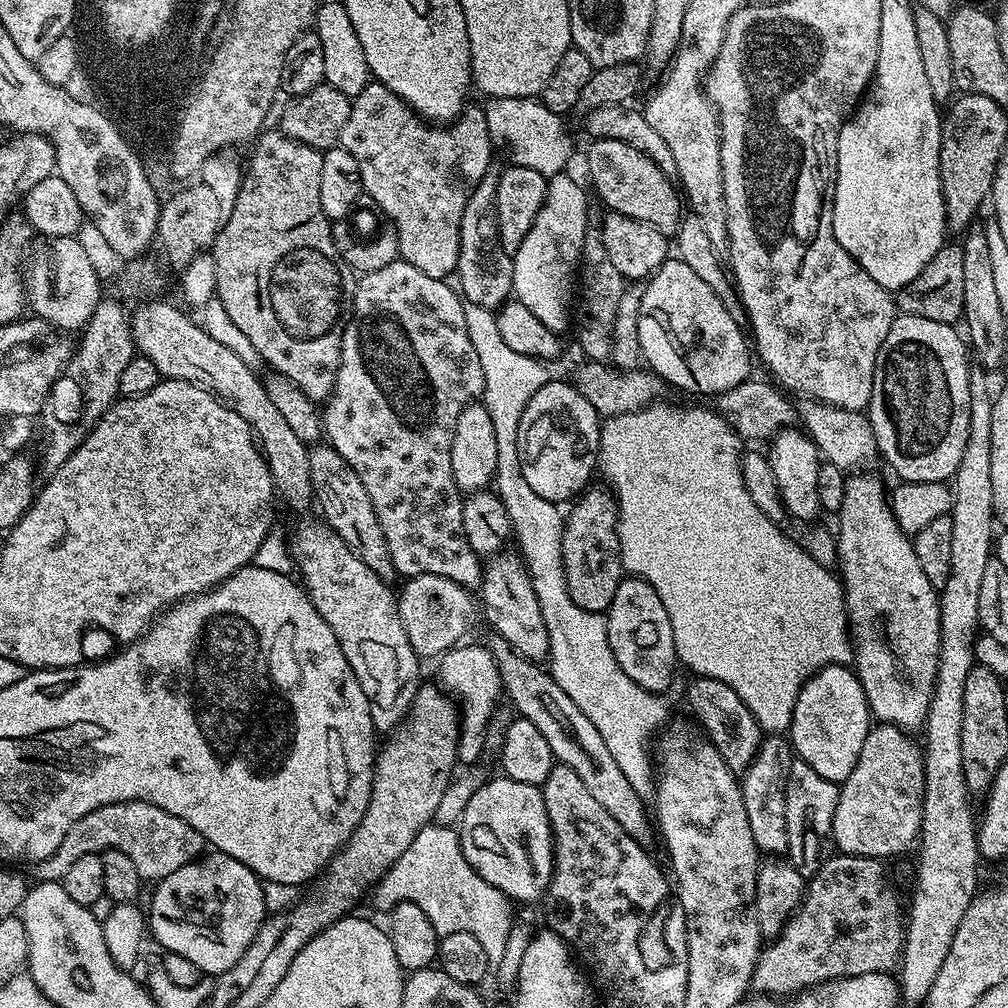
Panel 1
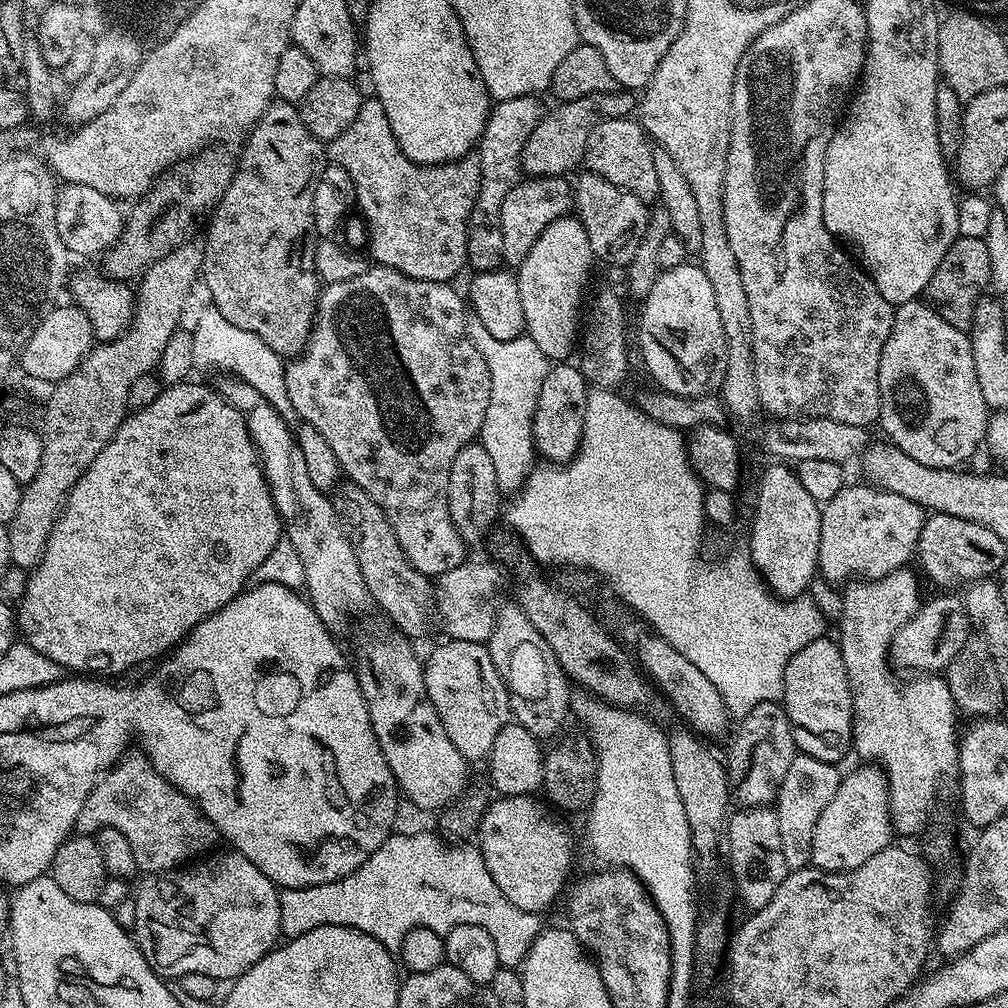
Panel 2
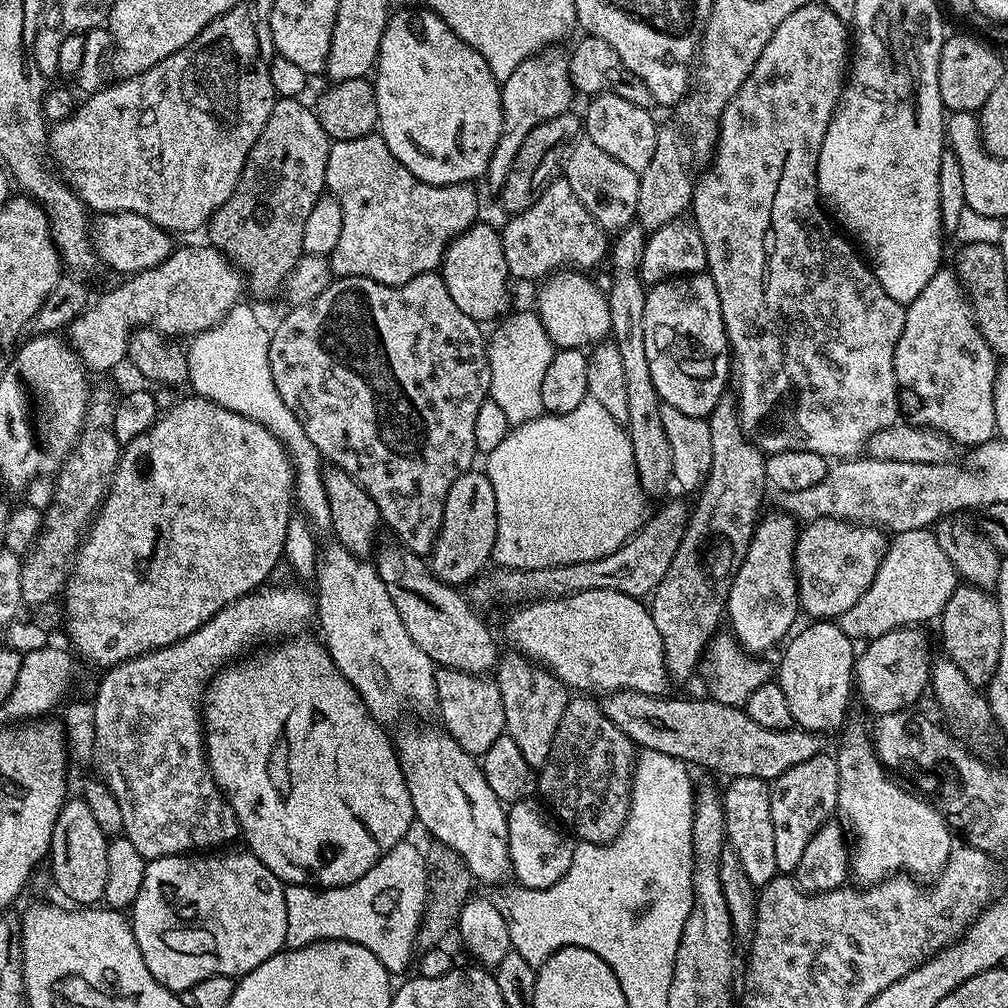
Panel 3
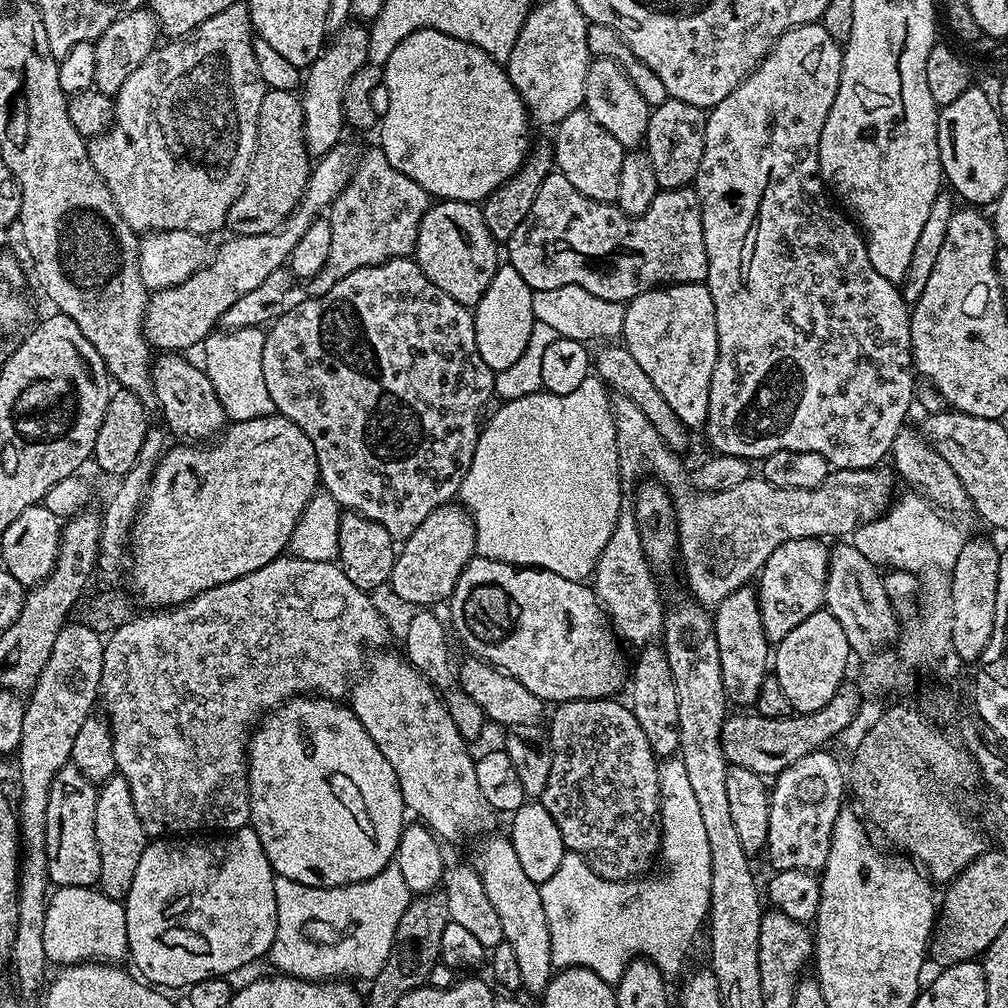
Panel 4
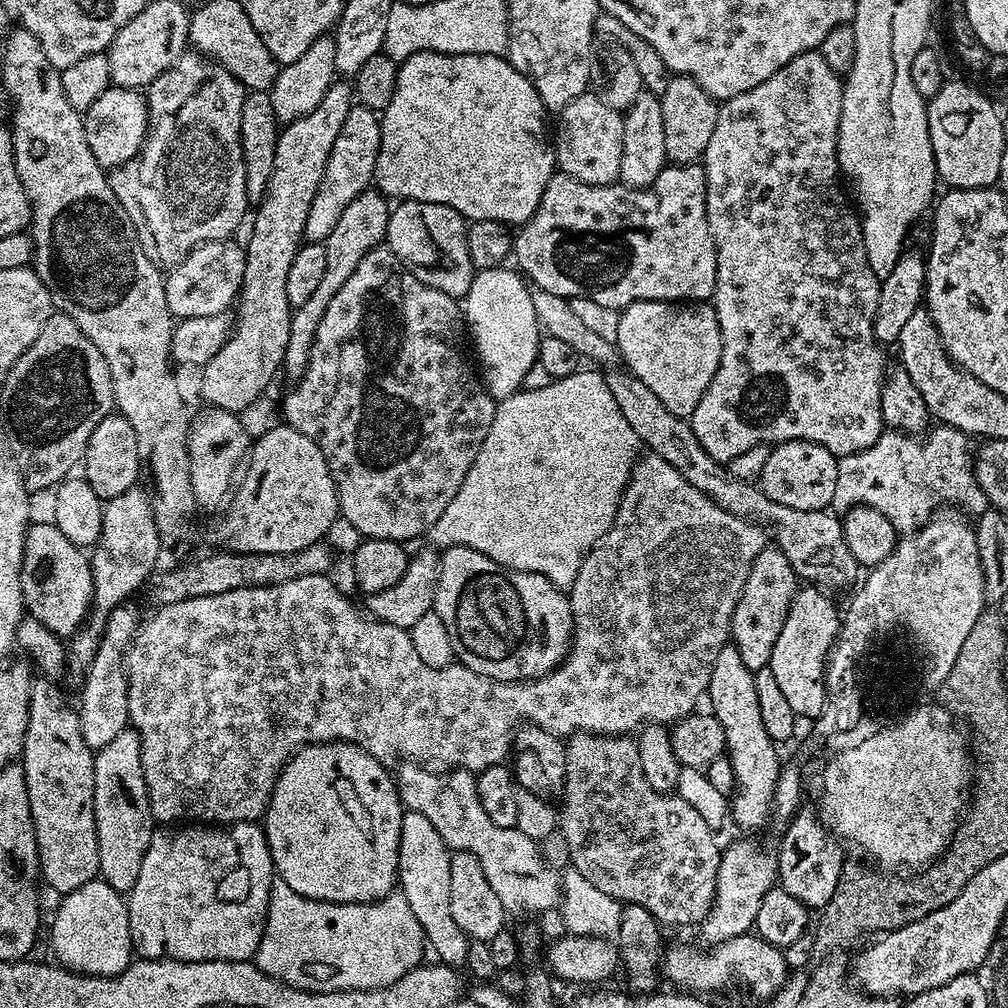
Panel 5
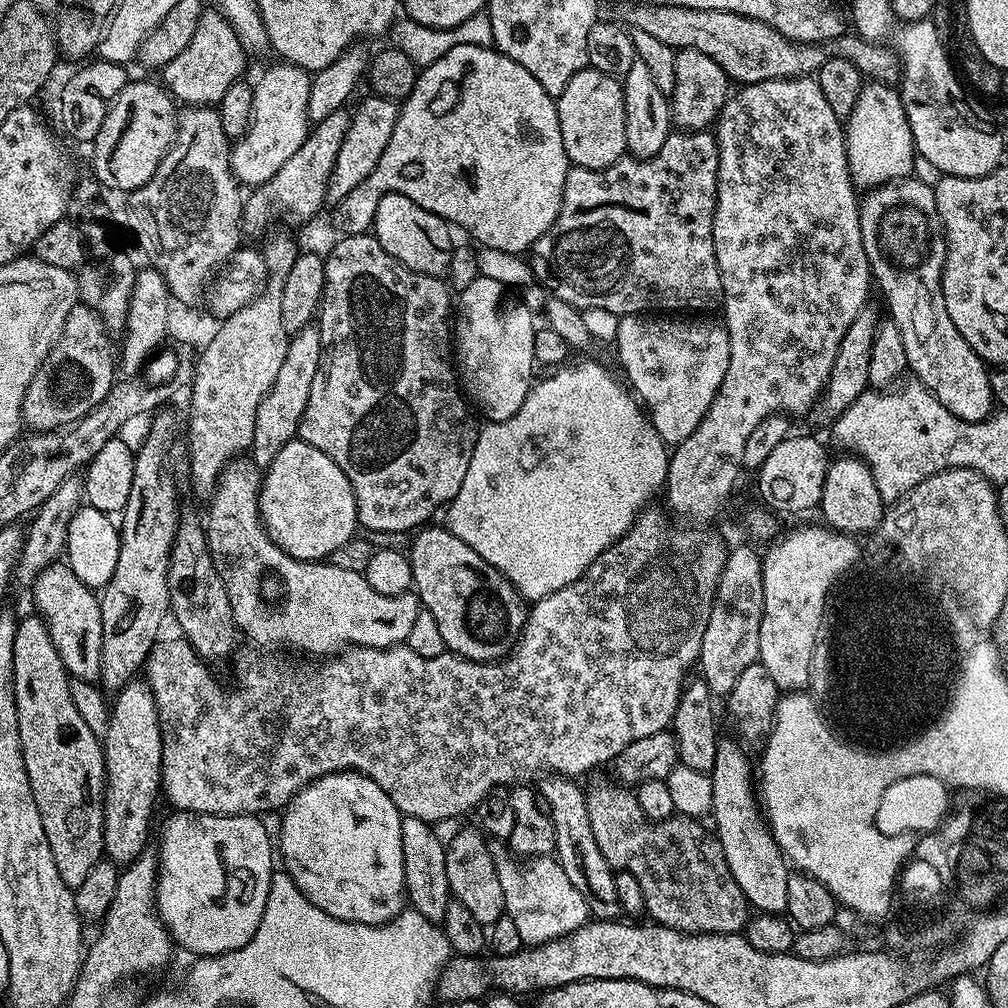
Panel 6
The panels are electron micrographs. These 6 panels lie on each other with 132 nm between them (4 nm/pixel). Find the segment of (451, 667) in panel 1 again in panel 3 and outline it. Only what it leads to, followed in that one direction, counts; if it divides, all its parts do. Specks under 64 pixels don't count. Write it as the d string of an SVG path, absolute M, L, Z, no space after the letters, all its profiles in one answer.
M440 668L436 672L435 688L437 709L442 716L444 730L467 753L482 756L504 732L505 710L501 692L495 683L475 673Z

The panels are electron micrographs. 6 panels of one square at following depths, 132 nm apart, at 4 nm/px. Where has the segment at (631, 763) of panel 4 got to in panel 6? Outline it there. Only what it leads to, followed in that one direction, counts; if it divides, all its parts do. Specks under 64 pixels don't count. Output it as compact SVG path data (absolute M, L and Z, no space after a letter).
M619 783L612 784L596 784L591 789L587 789L588 809L590 810L590 826L594 829L594 838L598 841L598 850L602 850L602 858L606 858L606 862L616 872L629 872L634 874L634 878L638 878L638 886L642 886L642 894L644 895L644 912L647 913L655 923L673 928L679 932L713 932L715 936L735 936L743 933L748 927L750 919L750 905L746 897L742 894L742 890L738 886L738 882L734 882L734 874L730 874L730 866L726 866L726 854L722 854L722 846L720 841L716 839L711 831L708 832L703 828L699 819L690 816L681 816L673 814L667 820L649 820L646 814L642 814L642 806L638 806L638 798L635 791L631 787L621 786Z

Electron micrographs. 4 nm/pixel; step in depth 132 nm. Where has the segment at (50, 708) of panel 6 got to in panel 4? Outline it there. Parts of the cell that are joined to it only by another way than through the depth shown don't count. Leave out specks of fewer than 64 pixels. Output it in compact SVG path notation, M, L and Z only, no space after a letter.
M74 766L54 774L46 803L45 852L48 879L56 888L99 885L102 858L98 858L98 838L94 838L94 806L97 785L91 784Z

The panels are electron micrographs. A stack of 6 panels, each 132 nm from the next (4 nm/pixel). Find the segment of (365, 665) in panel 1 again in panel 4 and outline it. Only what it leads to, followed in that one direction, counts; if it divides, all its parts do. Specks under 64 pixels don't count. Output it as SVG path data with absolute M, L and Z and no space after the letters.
M507 835L490 837L485 842L484 849L470 857L470 863L482 878L482 886L486 886L486 898L490 898L494 911L502 922L503 940L510 942L514 955L518 957L523 991L543 994L554 975L554 965L550 926L546 922L546 910L542 906L540 885L530 882L530 877L522 871L518 854L514 854L514 846Z

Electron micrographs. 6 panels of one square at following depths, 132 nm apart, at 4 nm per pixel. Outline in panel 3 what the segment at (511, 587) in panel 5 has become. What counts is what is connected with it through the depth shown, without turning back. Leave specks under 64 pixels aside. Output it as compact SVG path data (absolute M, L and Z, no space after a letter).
M586 590L585 592L575 592L569 596L554 596L551 598L541 598L535 602L525 603L508 621L504 624L504 632L508 635L508 640L513 649L524 653L529 660L536 661L537 664L554 673L557 678L563 682L569 689L588 690L584 688L593 688L594 691L600 693L612 693L618 689L632 689L640 691L642 694L663 697L669 690L670 677L666 670L666 662L664 661L664 647L662 646L662 634L658 634L658 626L654 626L654 618L652 617L649 605L643 599L635 596L627 596L618 590Z

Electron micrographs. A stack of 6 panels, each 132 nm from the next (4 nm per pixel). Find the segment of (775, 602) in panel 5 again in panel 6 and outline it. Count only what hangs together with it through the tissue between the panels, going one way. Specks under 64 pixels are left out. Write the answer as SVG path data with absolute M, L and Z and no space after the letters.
M740 544L729 551L706 622L706 634L702 636L698 672L716 698L729 696L734 690L734 682L738 682L738 674L760 658L760 627L764 609L763 565L761 553L756 553L751 548L753 545L748 544Z

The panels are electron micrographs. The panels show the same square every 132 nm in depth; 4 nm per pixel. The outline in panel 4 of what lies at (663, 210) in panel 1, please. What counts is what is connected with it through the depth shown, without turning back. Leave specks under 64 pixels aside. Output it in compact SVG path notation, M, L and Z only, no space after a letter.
M593 59L588 65L582 108L590 114L590 118L594 118L594 122L598 122L598 126L605 128L613 138L618 138L625 150L636 150L644 144L652 109L649 108L646 98L638 94L634 82L626 78L622 66L609 60Z

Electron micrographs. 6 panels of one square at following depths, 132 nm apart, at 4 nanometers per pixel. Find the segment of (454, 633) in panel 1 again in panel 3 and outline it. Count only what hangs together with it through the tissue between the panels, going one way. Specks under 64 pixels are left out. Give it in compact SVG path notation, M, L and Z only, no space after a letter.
M672 500L660 508L656 517L649 519L630 539L622 542L618 550L602 558L590 558L590 562L570 562L556 564L552 568L531 570L496 570L493 576L479 577L480 588L488 596L501 596L504 600L535 602L541 598L569 596L586 590L618 590L627 596L651 597L658 582L664 580L666 570L682 542L684 527L688 525L689 505L680 500Z

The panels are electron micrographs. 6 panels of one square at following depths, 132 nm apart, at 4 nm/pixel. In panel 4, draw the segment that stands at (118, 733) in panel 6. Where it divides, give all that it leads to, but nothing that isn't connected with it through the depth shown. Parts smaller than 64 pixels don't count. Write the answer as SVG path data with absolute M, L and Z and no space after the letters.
M122 775L109 776L99 785L94 806L94 838L98 838L98 858L102 858L98 888L110 899L125 901L134 886L134 873L138 871L145 846L150 843L148 832L134 810L134 798L130 798L130 786Z

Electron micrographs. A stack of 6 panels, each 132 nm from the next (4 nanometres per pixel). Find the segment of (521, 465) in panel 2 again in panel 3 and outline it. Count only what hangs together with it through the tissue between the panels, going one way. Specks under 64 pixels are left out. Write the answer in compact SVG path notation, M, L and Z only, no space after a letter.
M535 311L514 312L505 315L495 325L497 328L493 330L492 336L490 332L486 340L490 366L490 400L500 407L501 414L512 426L525 424L527 420L537 420L544 412L542 377L550 366L554 351L552 339L546 334L546 326L542 326Z

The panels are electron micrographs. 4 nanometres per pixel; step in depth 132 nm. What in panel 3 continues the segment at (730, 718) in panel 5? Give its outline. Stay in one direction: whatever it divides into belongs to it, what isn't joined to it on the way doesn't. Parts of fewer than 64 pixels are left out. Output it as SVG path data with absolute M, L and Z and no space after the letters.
M775 511L769 516L767 513L757 523L750 550L738 574L734 574L728 595L726 620L732 623L731 635L739 640L740 647L749 654L764 654L760 652L770 651L776 643L779 645L793 631L792 623L796 616L801 615L800 595L796 585L798 521L783 511Z

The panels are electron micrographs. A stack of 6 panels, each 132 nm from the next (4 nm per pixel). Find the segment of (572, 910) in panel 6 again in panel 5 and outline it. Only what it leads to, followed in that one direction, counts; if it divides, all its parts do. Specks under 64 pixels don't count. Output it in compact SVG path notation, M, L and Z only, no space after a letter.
M404 762L399 765L400 773L395 773L394 779L400 794L400 803L410 811L418 811L423 817L427 817L438 834L448 845L452 852L469 852L478 858L482 865L482 874L486 874L486 882L494 886L494 894L502 902L505 913L512 912L548 912L557 907L562 895L562 880L546 861L540 857L541 848L537 841L526 838L522 830L516 827L494 826L482 810L482 802L478 802L478 790L476 789L476 776L463 770L433 770L422 764Z

